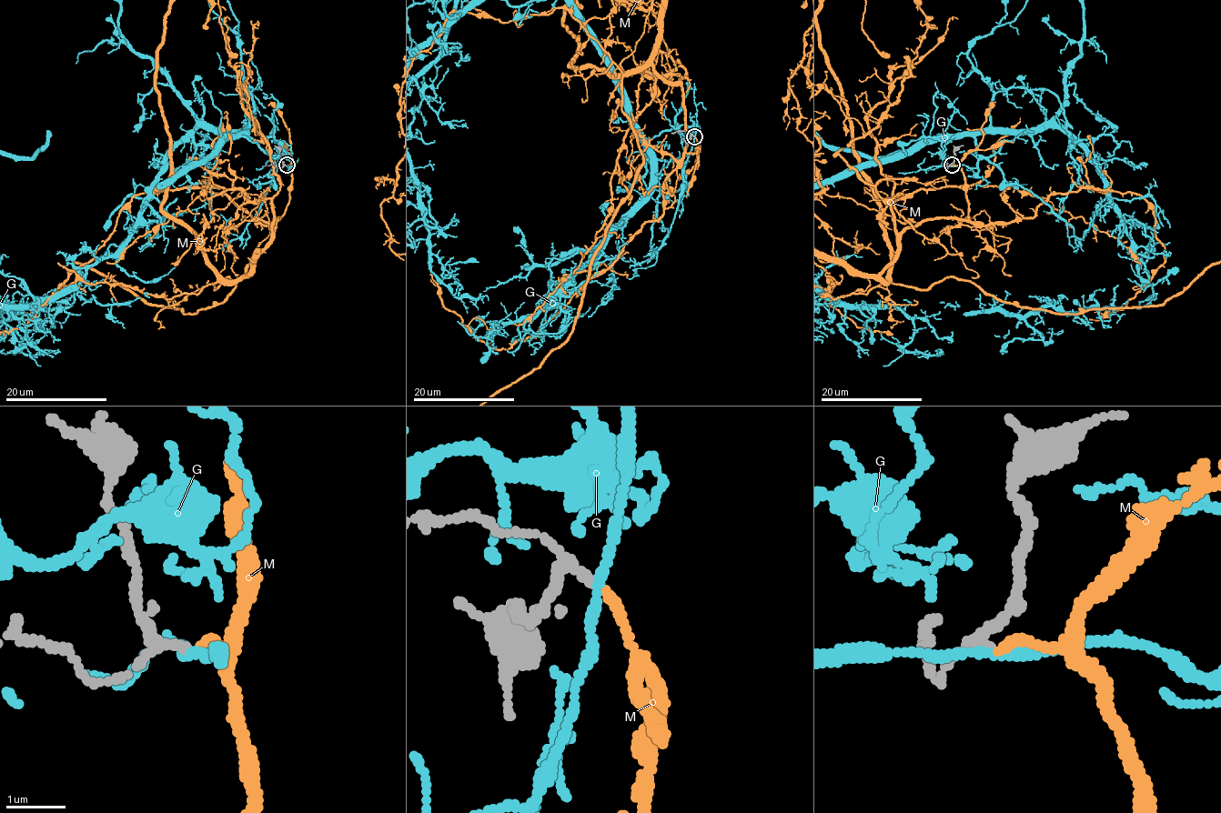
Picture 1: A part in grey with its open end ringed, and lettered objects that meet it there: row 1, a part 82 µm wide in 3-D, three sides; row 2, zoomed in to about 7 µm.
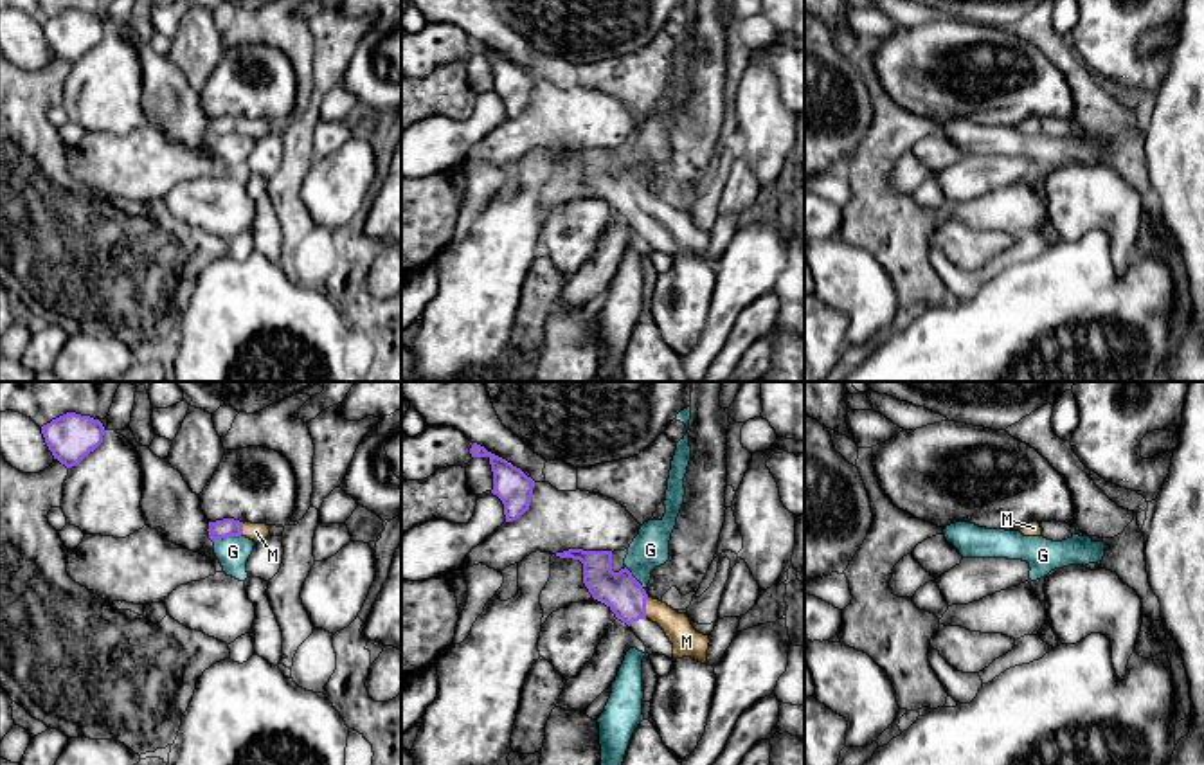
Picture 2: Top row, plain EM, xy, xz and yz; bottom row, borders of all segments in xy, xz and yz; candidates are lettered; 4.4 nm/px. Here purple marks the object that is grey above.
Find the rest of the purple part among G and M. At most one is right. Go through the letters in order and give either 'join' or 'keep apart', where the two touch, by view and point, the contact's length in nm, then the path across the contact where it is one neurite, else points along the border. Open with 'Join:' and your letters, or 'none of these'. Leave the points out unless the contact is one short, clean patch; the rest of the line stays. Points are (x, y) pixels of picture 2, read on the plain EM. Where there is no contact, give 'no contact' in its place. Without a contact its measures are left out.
Join: M
G: keep apart; meets purple in xy at (227, 132); contact 120 nm long; border along xy (240, 132), (229, 132), (215, 139)
M: join; meets purple in xz at (645, 204); contact 90 nm long; runs through xz (619, 188), (632, 200), (645, 204), (657, 207), (686, 238)

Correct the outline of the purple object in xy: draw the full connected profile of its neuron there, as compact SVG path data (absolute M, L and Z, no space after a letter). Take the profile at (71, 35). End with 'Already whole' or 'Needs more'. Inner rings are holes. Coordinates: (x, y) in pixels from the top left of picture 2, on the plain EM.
M67 9L43 22L41 31L54 56L72 65L103 40L104 23L90 13Z. Already whole

